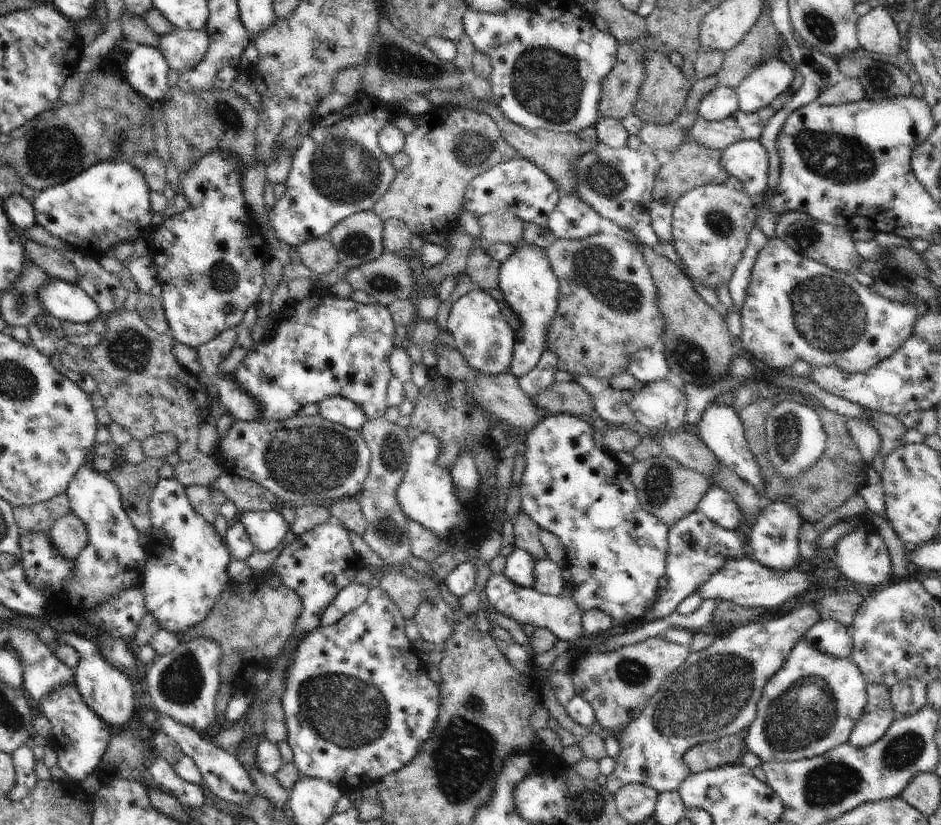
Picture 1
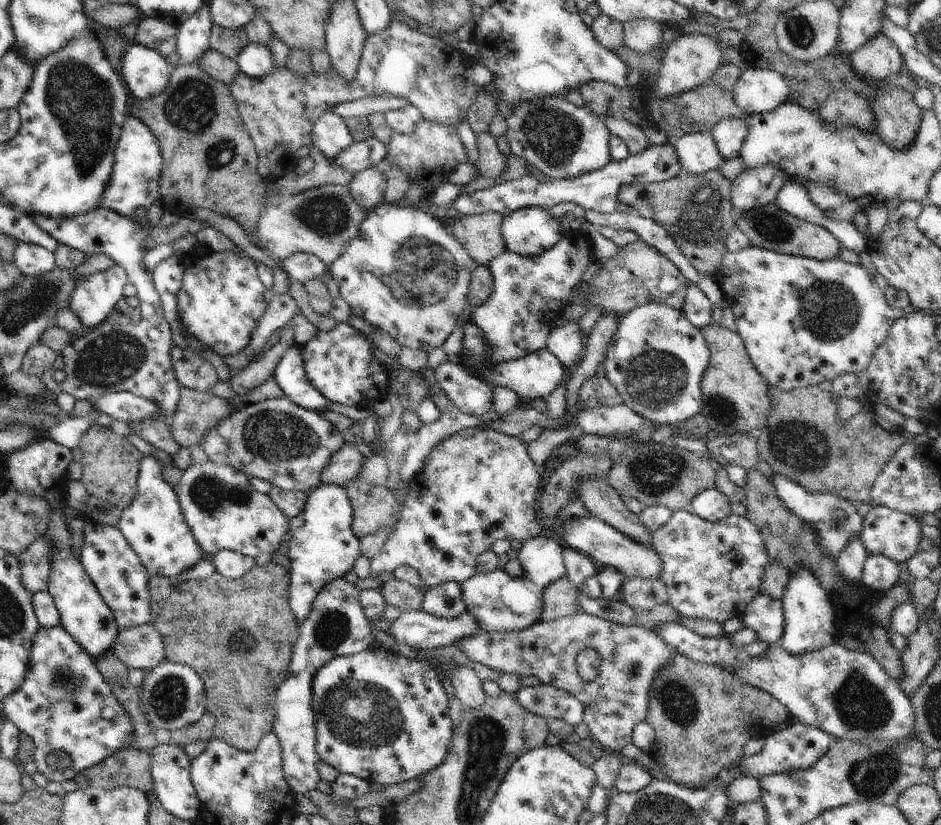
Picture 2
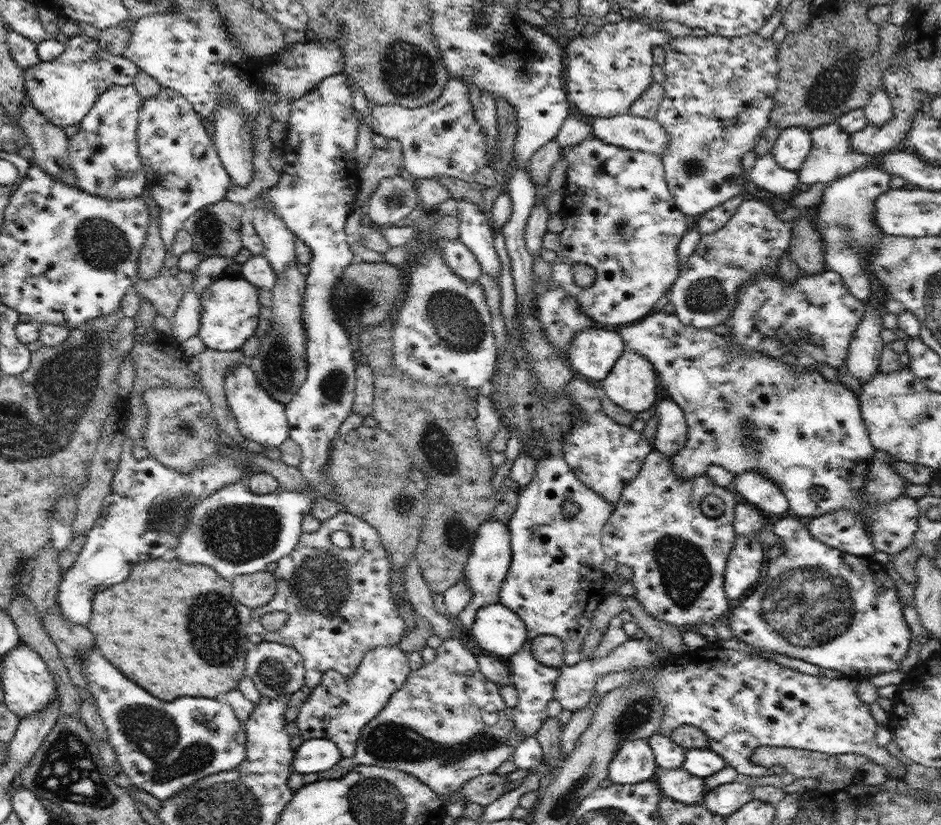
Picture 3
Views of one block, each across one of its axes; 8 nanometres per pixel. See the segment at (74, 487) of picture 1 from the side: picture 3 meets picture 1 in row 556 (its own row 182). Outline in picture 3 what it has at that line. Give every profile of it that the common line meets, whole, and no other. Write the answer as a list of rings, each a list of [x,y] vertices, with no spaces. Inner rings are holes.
[[[133,84],[106,90],[79,122],[79,131],[69,139],[69,157],[77,185],[87,193],[109,199],[142,196],[147,178],[138,152],[137,130],[142,96]]]

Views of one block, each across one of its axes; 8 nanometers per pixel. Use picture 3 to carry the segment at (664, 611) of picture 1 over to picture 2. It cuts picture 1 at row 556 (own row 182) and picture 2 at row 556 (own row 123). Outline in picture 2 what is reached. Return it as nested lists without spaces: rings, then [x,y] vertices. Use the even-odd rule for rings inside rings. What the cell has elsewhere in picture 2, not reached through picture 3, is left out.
[[[688,509],[673,511],[670,520],[652,536],[651,545],[662,558],[662,578],[669,593],[669,603],[682,617],[704,618],[720,623],[731,618],[742,619],[752,598],[761,590],[762,576],[766,572],[768,554],[762,535],[748,517],[731,514],[720,522],[700,518]]]

